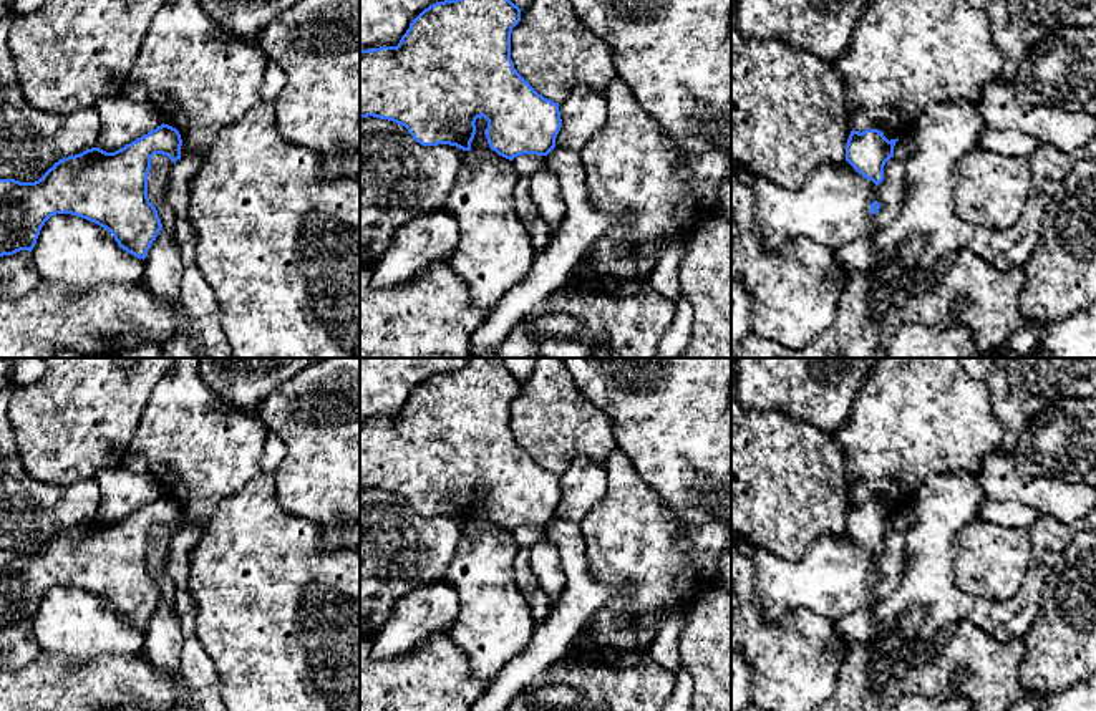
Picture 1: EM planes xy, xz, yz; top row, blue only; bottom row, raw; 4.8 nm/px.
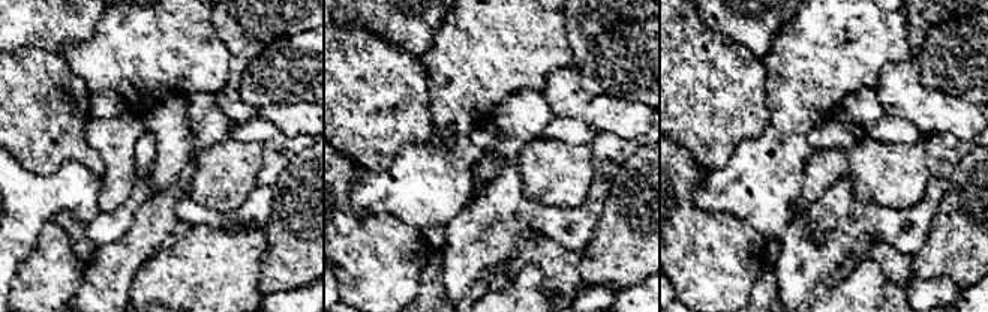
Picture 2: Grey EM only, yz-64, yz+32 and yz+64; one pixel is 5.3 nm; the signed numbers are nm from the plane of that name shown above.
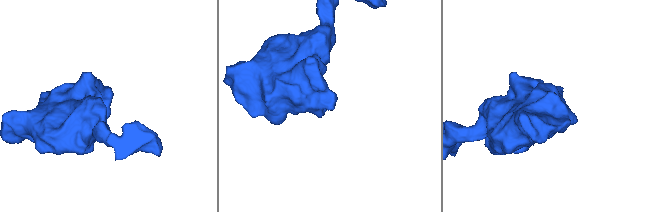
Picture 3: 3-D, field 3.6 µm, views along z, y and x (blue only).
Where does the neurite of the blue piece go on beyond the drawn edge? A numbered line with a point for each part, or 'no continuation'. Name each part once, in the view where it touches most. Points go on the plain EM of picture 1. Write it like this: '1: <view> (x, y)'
no continuation

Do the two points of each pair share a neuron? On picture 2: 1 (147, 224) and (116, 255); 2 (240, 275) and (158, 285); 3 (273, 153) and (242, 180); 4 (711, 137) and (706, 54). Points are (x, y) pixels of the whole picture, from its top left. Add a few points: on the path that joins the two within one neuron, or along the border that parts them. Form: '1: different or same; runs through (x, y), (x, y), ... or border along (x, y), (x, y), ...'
1: same; runs through (141, 233), (125, 249)
2: same; runs through (219, 275), (179, 276)
3: different; border along (263, 144), (263, 165), (249, 195)
4: same; runs through (711, 116), (706, 75)

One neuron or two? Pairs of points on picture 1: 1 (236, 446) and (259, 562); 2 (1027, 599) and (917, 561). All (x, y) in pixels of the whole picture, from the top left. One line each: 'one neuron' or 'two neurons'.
1: two neurons
2: one neuron

